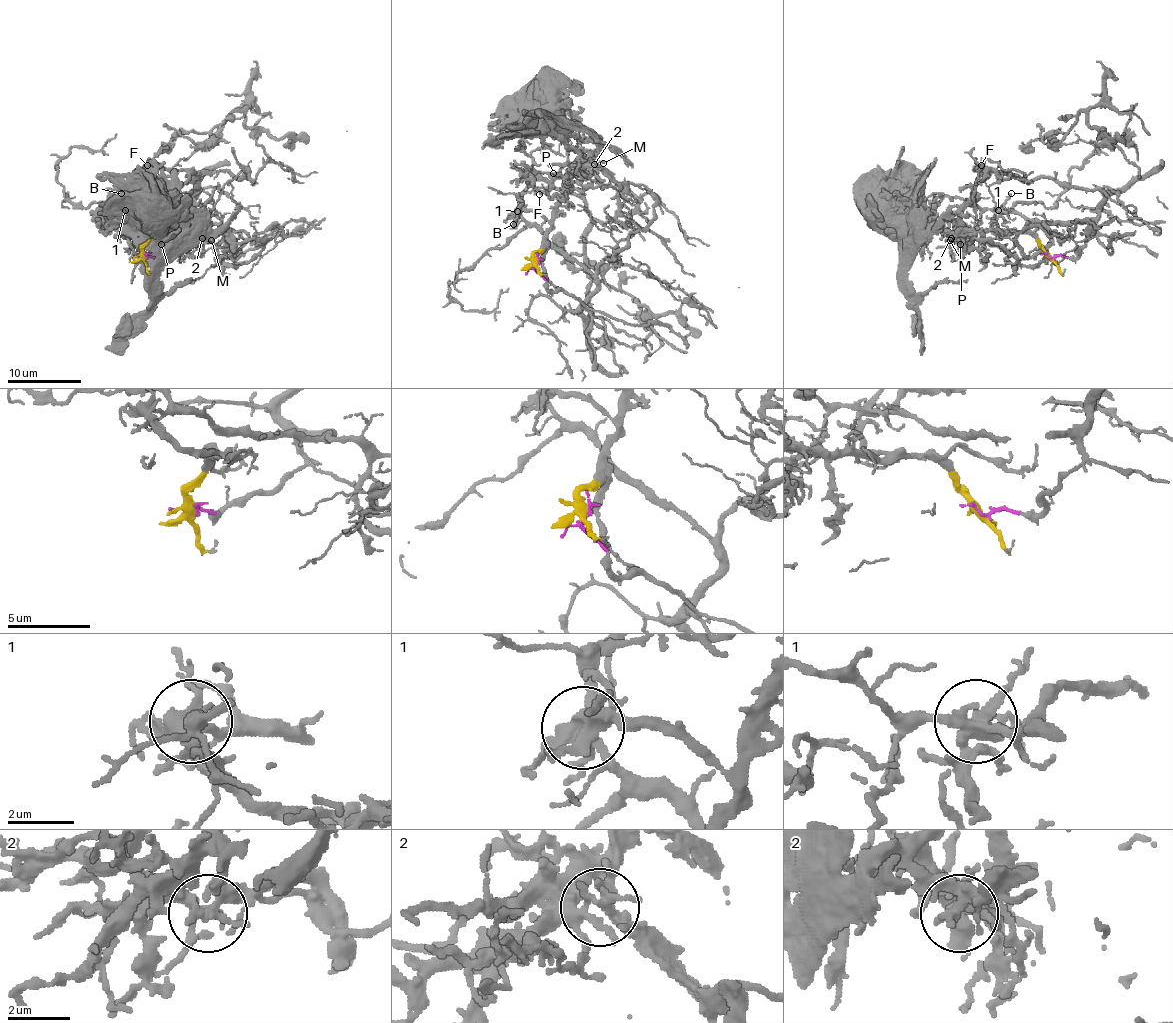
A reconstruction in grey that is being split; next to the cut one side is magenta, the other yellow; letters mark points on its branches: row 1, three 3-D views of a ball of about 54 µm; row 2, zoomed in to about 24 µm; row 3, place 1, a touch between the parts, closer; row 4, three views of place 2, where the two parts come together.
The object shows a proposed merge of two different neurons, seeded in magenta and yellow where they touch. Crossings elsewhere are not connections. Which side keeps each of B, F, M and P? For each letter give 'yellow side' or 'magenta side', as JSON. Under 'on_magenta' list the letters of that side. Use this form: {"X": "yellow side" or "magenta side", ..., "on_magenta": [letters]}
{"B": "yellow side", "F": "magenta side", "M": "yellow side", "P": "yellow side", "on_magenta": ["F"]}

